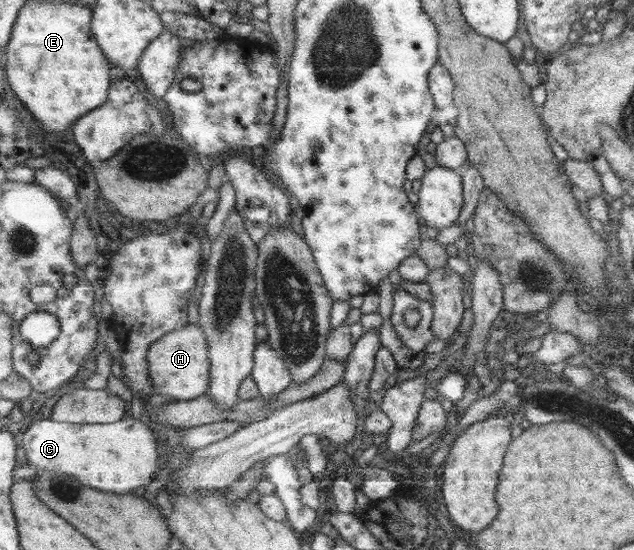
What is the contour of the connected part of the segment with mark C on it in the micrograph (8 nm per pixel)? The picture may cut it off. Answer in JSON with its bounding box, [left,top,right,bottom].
[23,416,159,494]

